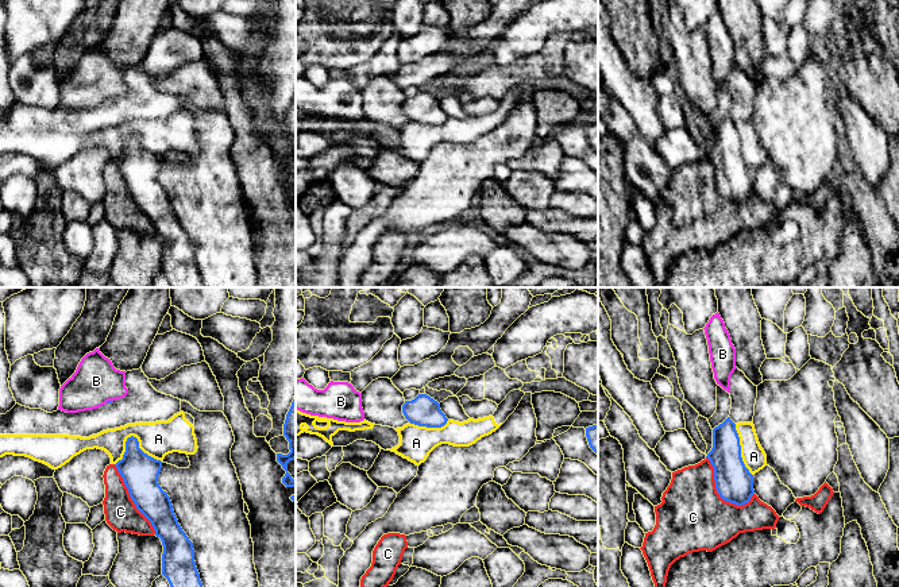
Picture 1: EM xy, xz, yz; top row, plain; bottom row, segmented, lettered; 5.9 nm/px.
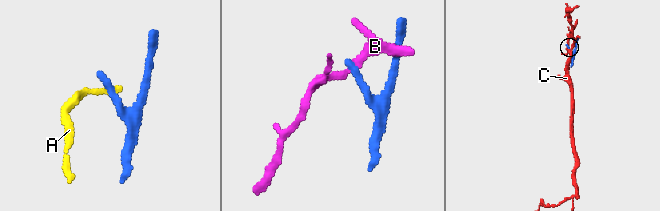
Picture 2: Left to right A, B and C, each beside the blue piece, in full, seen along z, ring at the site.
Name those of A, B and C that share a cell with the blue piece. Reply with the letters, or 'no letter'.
no letter

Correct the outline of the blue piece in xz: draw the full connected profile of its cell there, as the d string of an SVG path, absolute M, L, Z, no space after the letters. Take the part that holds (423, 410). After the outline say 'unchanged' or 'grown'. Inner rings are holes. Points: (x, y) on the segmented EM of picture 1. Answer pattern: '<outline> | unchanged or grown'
M418 394L402 405L405 418L414 425L427 428L441 428L448 418L440 409L440 403L427 394Z | unchanged

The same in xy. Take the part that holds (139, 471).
M131 436L126 441L123 459L115 466L121 475L136 509L151 522L155 536L162 541L162 575L167 579L170 587L202 587L194 561L193 542L178 524L170 497L158 483L162 462L144 453L139 448L138 439Z | unchanged

